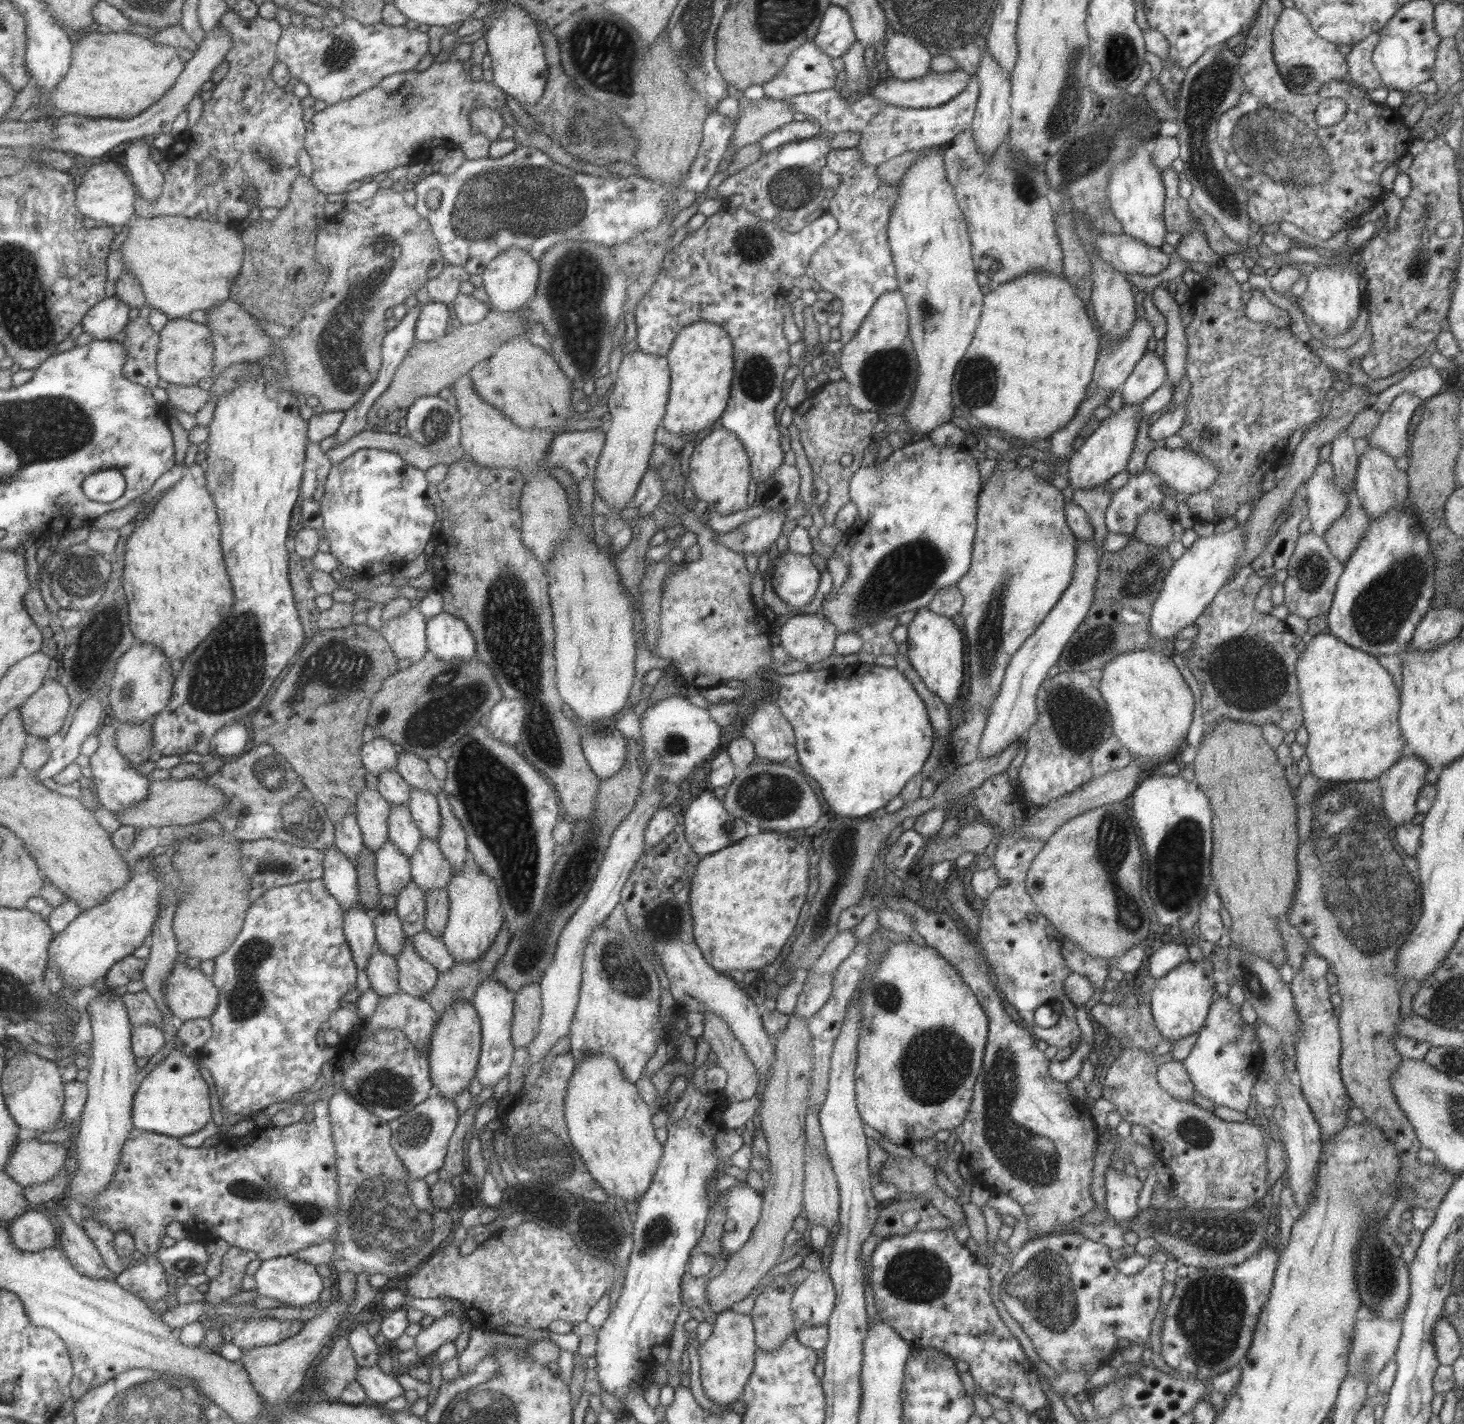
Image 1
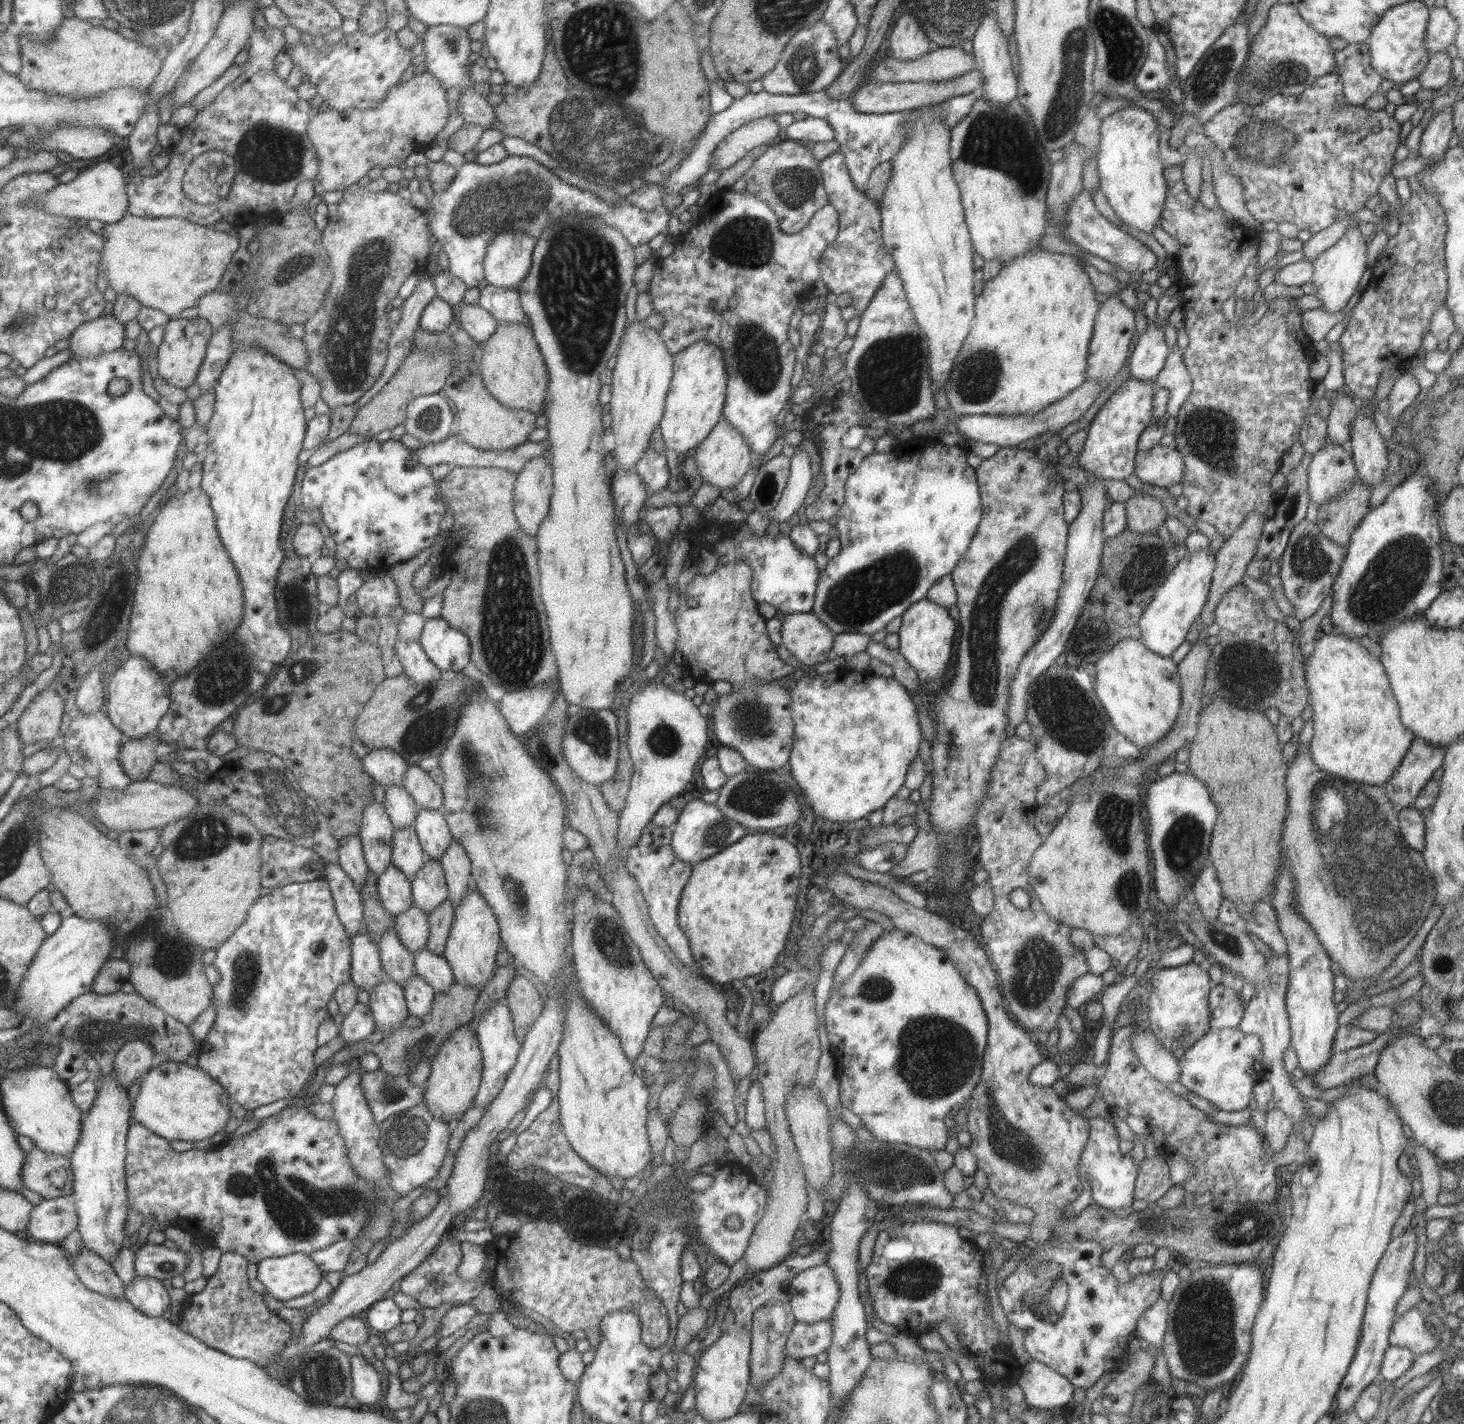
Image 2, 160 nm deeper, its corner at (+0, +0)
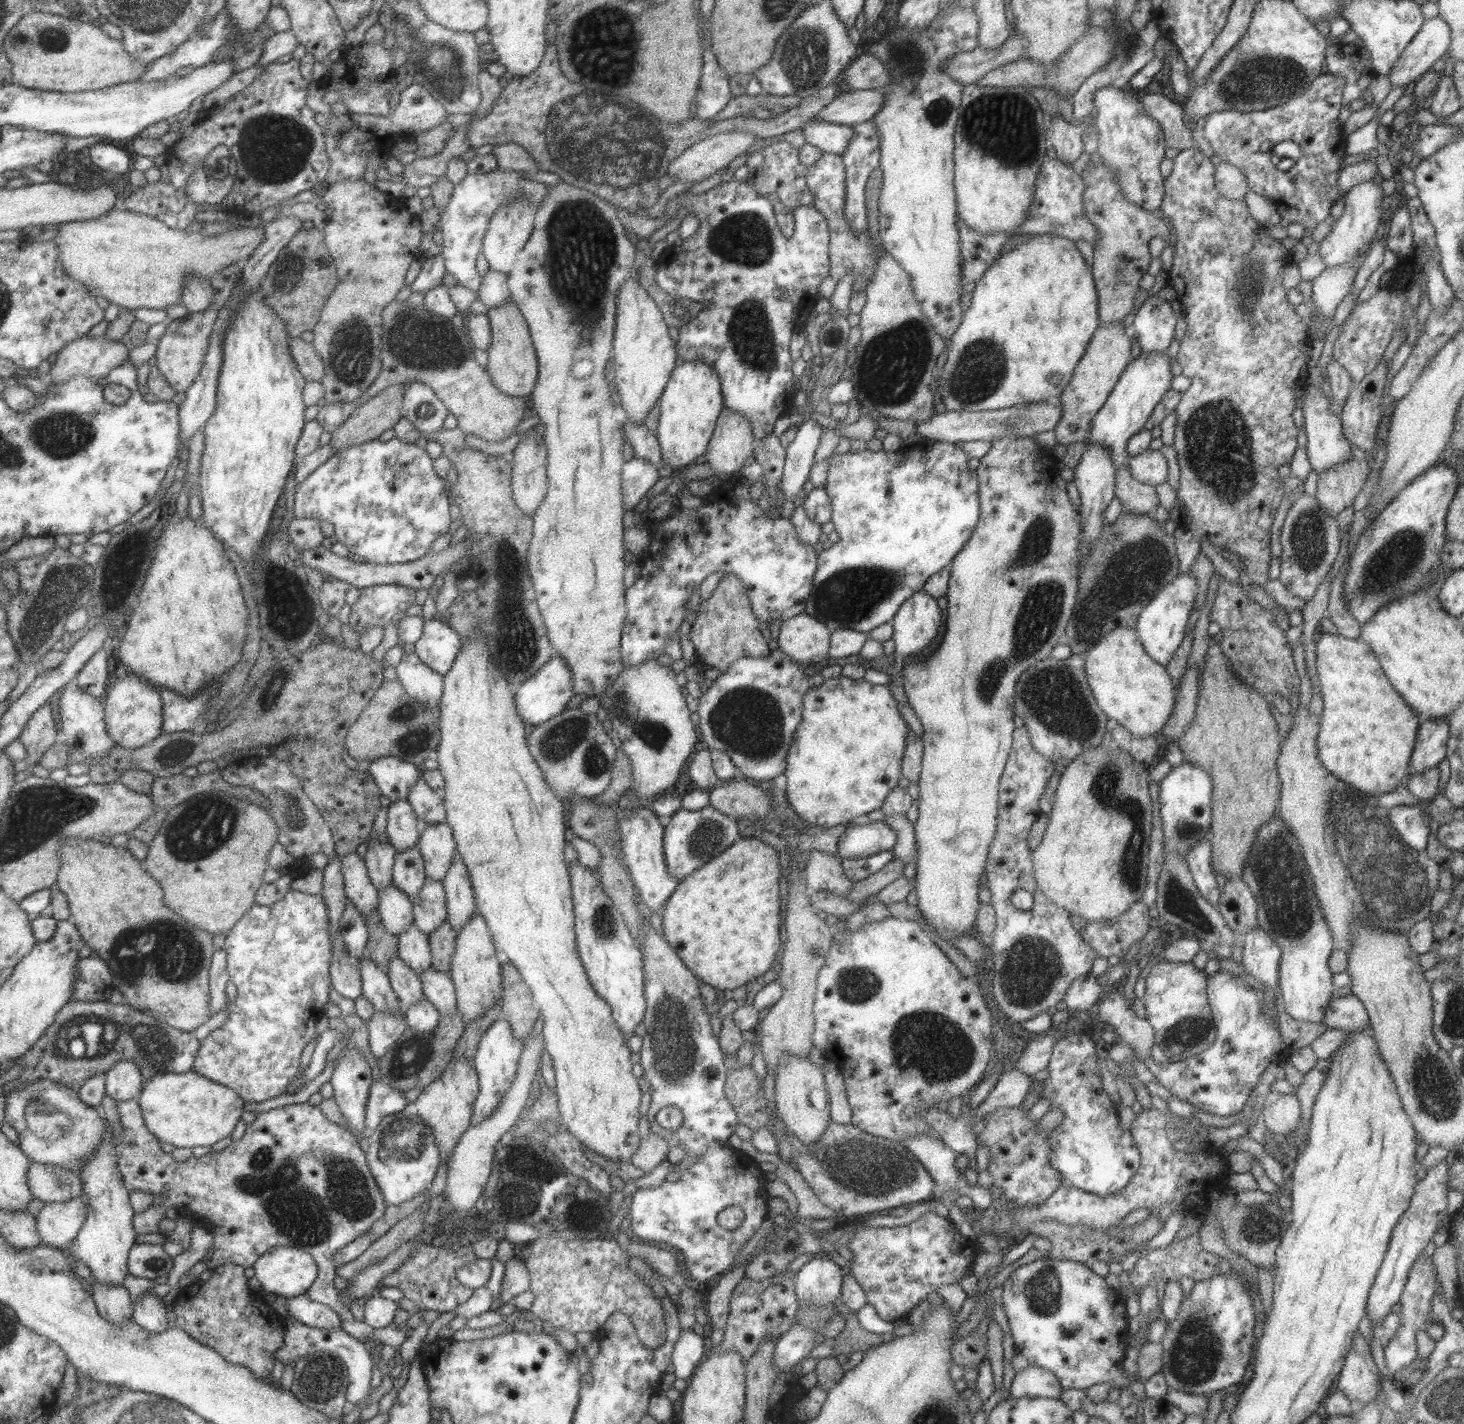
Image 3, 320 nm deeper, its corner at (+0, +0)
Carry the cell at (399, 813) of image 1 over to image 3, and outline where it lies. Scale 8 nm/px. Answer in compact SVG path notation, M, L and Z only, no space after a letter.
M417 845L403 852L396 852L392 866L392 884L411 899L418 894L425 882L424 862Z

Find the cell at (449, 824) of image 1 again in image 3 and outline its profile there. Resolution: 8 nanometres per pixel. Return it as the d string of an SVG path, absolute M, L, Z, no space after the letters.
M458 854L453 856L442 886L446 906L446 922L458 933L476 912L474 896L467 867Z

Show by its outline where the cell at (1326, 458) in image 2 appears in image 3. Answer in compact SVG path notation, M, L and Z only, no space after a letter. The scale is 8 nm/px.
M1313 383L1305 386L1306 394L1301 402L1301 410L1304 418L1304 430L1306 434L1306 455L1310 462L1310 467L1319 474L1327 467L1339 464L1342 460L1356 455L1352 451L1350 442L1345 438L1340 424L1340 417L1336 415L1327 404L1327 399L1319 383Z

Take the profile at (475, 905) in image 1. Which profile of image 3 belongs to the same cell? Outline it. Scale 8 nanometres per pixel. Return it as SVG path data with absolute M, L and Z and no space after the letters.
M474 913L470 922L460 929L455 939L450 979L456 994L456 1011L464 1024L481 1016L502 998L501 956L494 949L485 919Z

